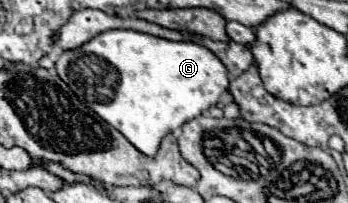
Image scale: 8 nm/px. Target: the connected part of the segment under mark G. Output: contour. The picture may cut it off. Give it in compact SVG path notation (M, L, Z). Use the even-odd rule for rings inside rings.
M108 30L76 50L62 52L62 56L56 60L56 72L82 102L86 102L100 118L122 132L126 140L146 156L156 154L160 140L168 132L174 132L184 122L214 106L222 92L226 92L230 86L228 70L224 70L220 58L216 58L216 54L212 54L208 48L196 42L172 42L134 30Z

